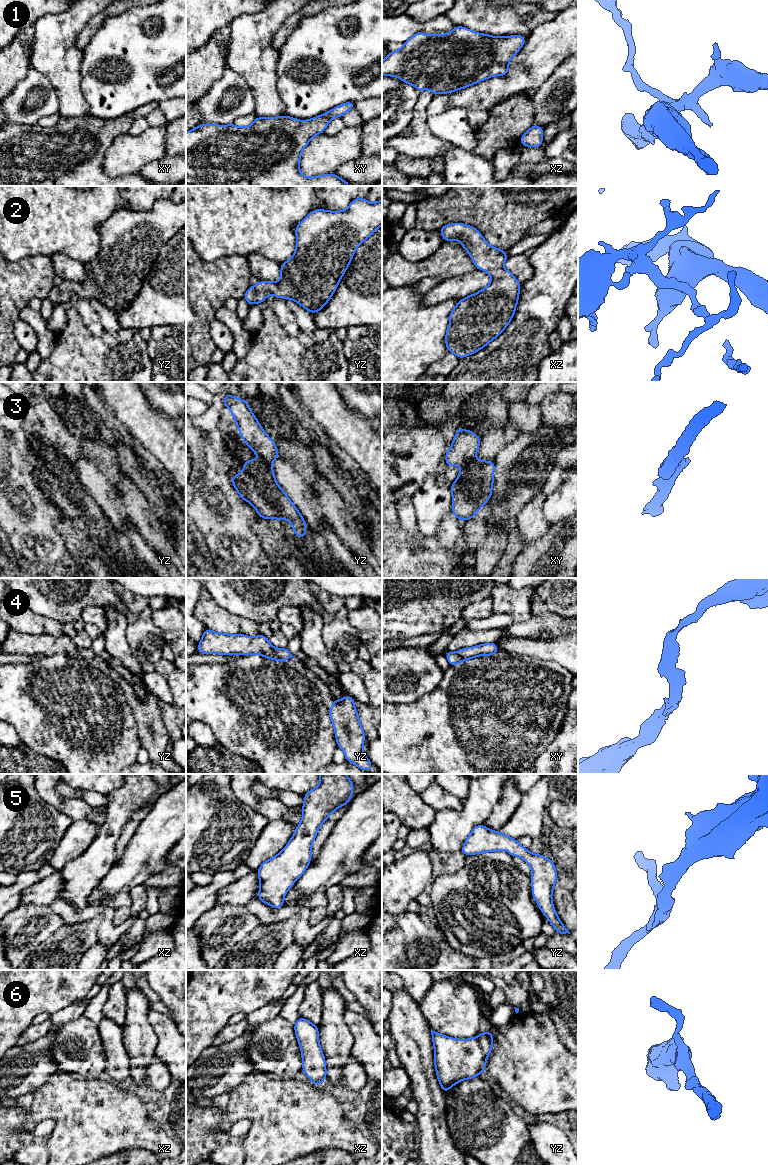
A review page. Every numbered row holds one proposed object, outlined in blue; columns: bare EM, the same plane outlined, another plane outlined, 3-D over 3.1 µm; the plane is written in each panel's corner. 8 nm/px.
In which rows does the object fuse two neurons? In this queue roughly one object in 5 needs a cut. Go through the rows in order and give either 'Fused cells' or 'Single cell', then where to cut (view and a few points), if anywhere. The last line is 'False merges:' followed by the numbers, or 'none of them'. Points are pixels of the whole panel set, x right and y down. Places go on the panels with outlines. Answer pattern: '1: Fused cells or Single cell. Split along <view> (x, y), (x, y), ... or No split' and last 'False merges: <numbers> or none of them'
1: Single cell. No split
2: Single cell. No split
3: Fused cells. Split along yz (262, 458), (270, 466)
4: Single cell. No split
5: Single cell. No split
6: Single cell. No split
False merges: 3

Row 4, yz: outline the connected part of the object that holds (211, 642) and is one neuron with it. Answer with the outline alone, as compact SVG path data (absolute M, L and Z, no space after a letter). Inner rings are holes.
M207 628L204 630L196 652L226 656L259 654L267 659L279 662L295 657L288 648L275 649L269 639L262 634L250 637L243 634L216 633Z

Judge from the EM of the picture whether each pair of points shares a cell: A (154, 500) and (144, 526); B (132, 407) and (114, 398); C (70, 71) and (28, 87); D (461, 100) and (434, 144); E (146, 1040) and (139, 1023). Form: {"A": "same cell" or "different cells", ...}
{"A": "different cells", "B": "same cell", "C": "different cells", "D": "different cells", "E": "same cell"}

